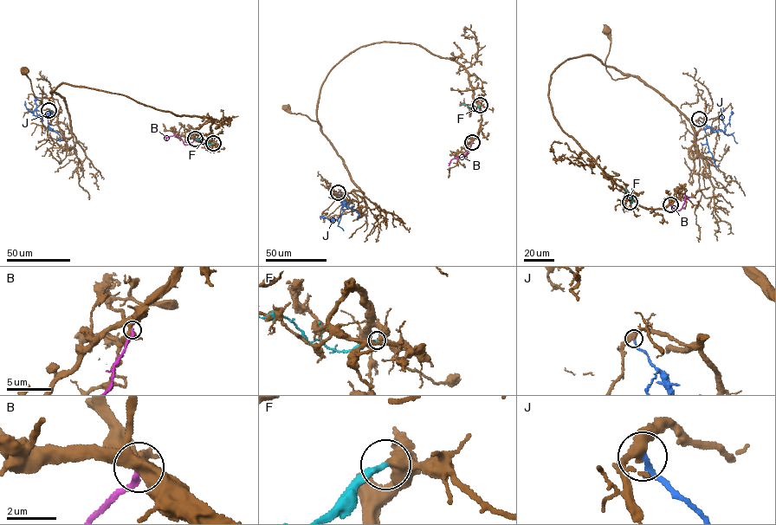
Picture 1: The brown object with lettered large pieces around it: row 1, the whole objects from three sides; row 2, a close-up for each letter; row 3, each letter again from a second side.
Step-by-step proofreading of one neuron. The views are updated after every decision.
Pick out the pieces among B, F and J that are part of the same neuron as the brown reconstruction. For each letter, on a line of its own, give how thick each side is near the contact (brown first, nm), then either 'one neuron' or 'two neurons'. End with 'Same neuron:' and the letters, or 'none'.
B: 440/220 nm | two neurons
F: 380/280 nm | two neurons
J: 280/200 nm | two neurons
Same neuron: none

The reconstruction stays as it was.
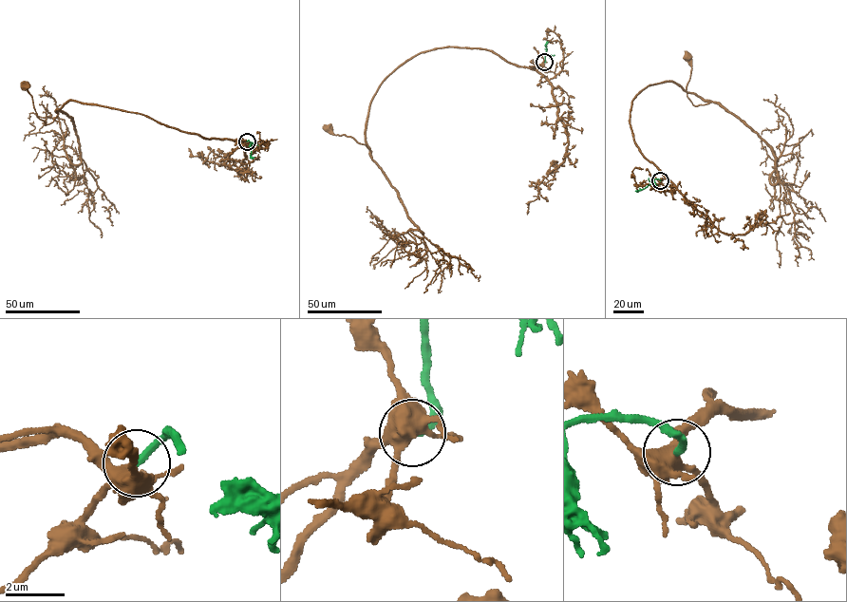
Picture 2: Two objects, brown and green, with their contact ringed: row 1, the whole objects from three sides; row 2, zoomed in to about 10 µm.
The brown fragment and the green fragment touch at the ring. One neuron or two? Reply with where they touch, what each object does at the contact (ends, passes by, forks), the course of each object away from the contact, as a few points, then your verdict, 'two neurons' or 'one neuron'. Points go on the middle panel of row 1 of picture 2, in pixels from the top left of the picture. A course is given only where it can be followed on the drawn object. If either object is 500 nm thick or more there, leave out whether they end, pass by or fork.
(544, 62) | brown forks | green ends | brown via (544, 62), (531, 69), (487, 49), (419, 52), (395, 68), (371, 101), (365, 130), (370, 153), (328, 128) | green via (544, 62), (548, 41) | one neuron

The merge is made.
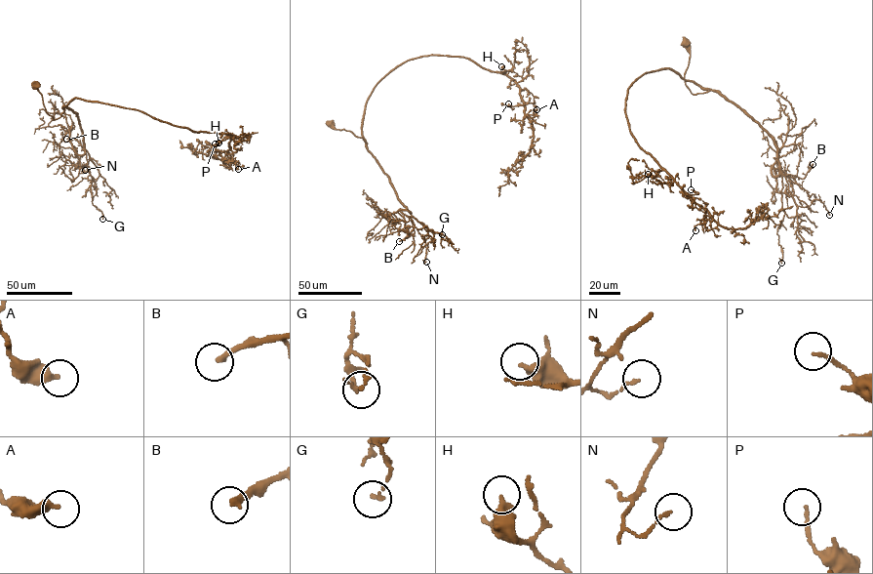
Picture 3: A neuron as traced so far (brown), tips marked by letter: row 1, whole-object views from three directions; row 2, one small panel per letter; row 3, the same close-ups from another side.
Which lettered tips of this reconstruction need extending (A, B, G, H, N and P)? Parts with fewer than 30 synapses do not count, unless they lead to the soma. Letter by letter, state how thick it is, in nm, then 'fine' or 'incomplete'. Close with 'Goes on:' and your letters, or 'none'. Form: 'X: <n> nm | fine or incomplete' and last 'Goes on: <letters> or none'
A: 400 nm | fine
B: 240 nm | incomplete
G: 130 nm | fine
H: 440 nm | fine
N: 120 nm | fine
P: 150 nm | fine
Goes on: B

